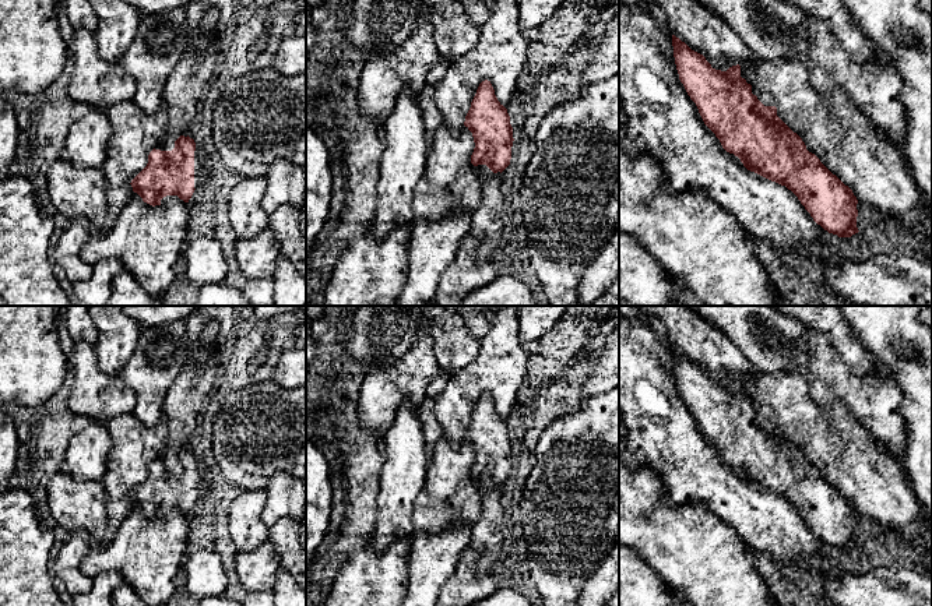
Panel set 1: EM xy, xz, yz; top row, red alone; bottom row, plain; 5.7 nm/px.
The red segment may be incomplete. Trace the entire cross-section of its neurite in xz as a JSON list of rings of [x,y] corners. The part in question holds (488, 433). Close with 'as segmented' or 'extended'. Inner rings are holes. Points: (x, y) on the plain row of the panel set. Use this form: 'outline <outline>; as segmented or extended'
outline [[[490,394],[479,397],[464,438],[475,455],[471,476],[502,486],[510,478],[514,451],[507,422],[497,413]]]; as segmented

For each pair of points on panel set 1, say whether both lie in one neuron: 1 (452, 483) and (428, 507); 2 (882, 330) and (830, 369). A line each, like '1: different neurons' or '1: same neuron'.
1: same neuron
2: different neurons

